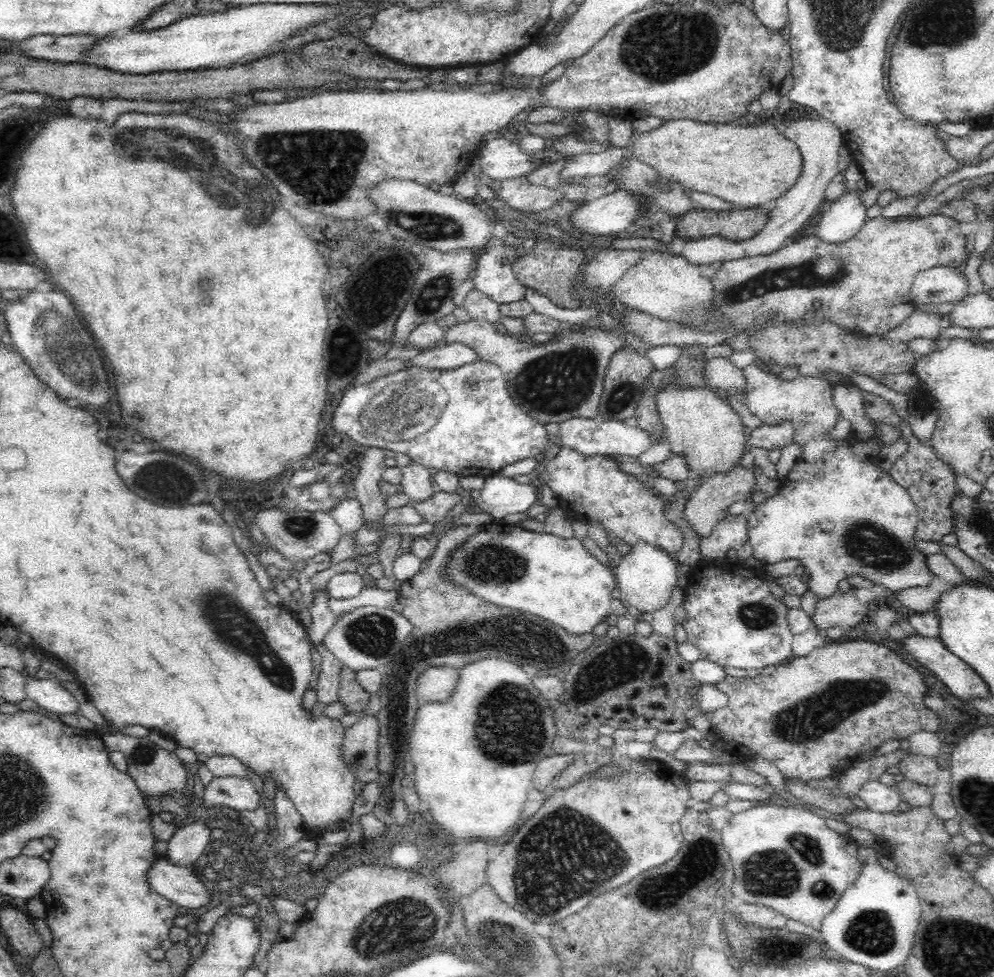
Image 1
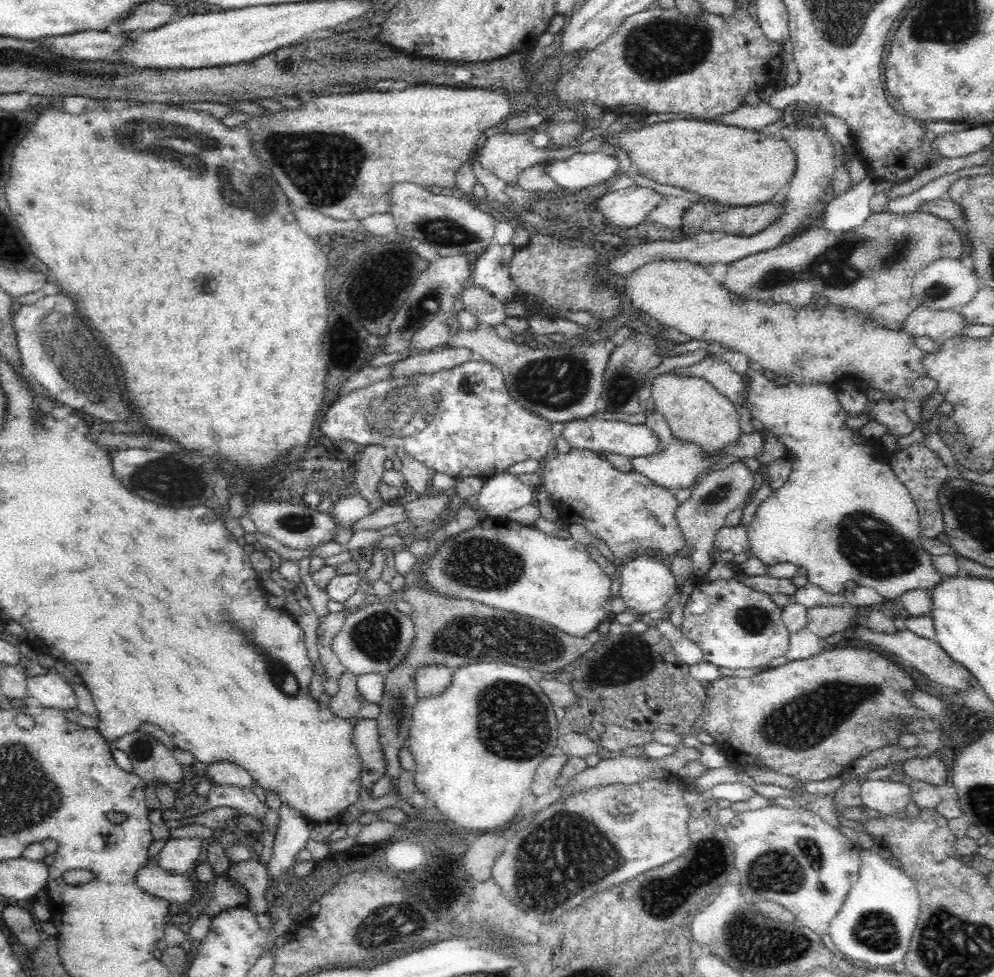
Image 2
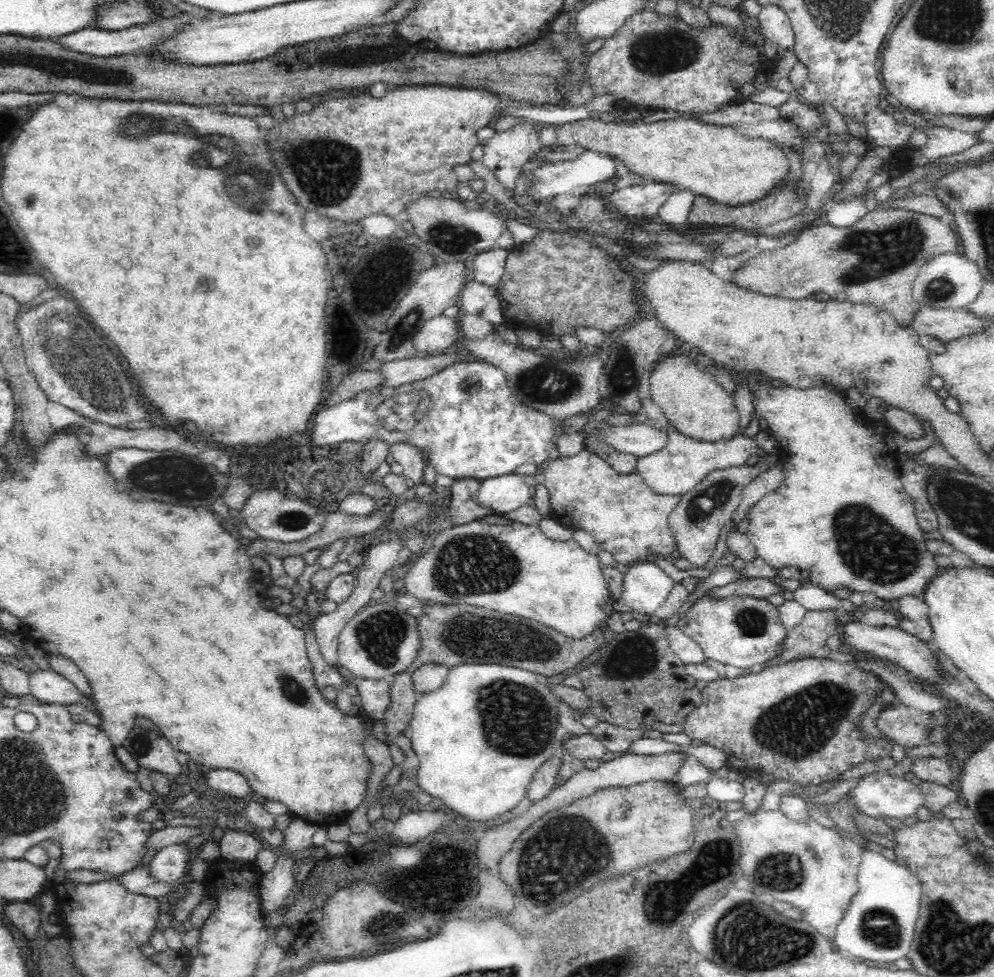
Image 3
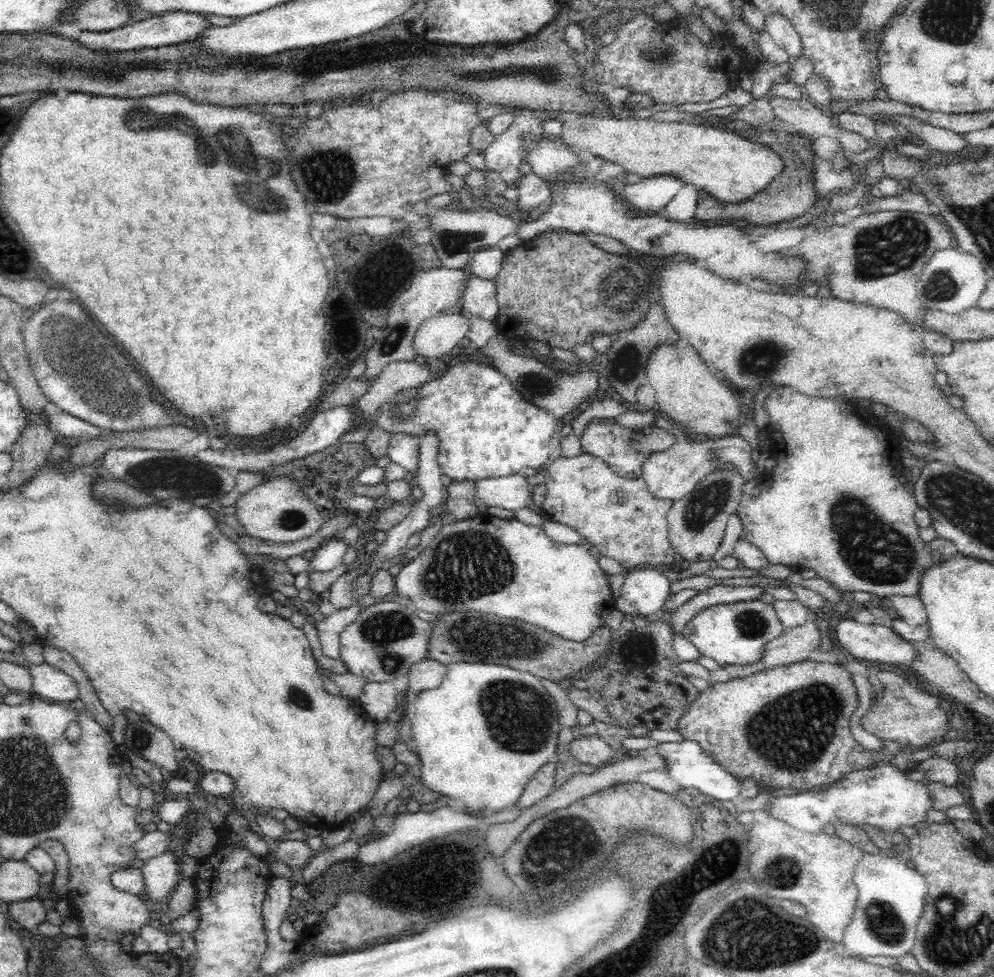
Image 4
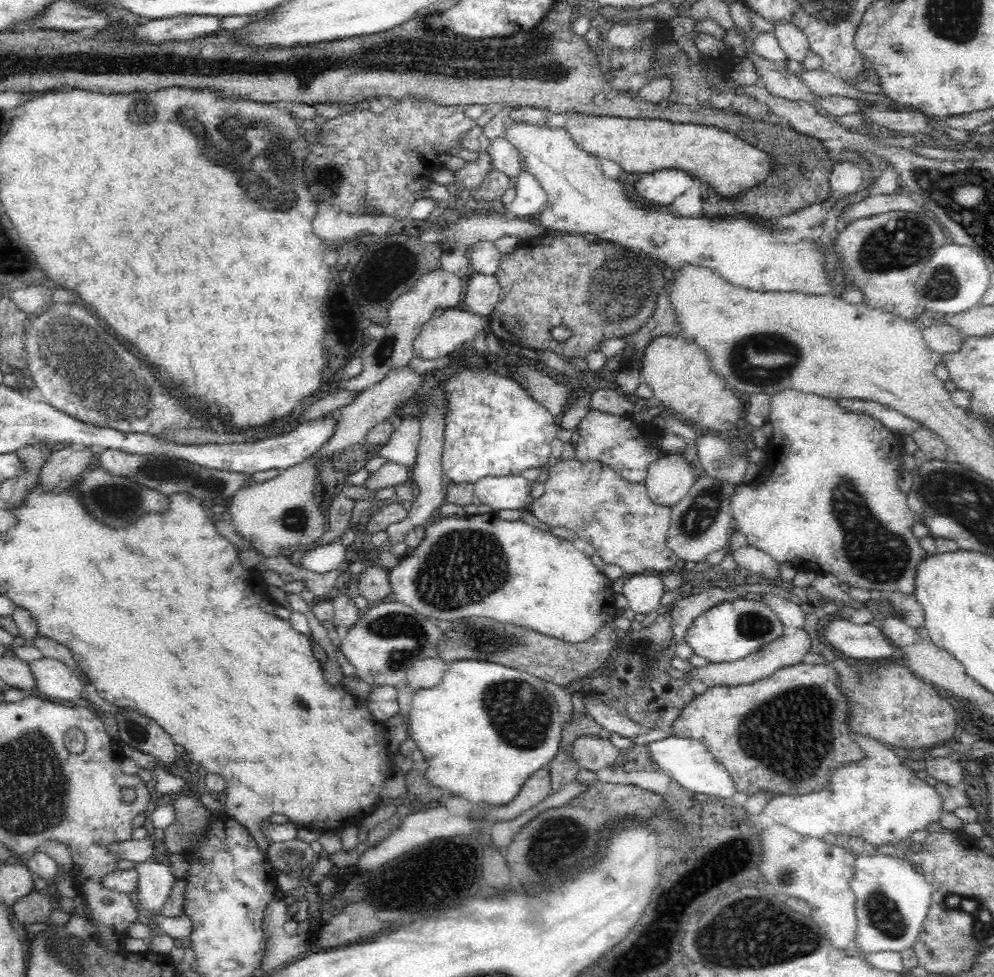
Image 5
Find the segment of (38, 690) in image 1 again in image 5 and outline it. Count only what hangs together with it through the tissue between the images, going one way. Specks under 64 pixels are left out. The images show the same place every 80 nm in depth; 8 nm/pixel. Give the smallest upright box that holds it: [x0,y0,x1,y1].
[29,657,82,700]

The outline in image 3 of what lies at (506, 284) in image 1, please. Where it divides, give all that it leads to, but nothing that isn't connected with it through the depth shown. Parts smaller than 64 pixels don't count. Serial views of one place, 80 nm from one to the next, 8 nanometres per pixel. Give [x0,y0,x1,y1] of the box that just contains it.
[469,245,508,287]

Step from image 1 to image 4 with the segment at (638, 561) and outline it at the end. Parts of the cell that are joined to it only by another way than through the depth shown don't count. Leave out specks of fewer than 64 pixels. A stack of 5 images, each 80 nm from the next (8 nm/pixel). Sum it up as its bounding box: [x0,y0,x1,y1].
[621,570,670,616]

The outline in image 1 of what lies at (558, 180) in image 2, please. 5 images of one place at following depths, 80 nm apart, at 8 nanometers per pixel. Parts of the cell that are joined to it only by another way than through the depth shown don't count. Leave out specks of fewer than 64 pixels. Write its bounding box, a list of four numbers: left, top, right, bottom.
[560,145,630,180]

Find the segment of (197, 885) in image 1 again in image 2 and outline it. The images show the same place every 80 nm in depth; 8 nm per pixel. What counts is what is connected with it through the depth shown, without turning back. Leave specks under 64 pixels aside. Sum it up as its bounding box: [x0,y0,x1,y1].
[136,861,194,902]

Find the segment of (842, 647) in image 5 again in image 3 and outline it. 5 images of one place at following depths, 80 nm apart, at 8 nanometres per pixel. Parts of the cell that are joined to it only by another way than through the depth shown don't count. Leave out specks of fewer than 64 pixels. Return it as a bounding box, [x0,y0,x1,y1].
[842,622,941,684]

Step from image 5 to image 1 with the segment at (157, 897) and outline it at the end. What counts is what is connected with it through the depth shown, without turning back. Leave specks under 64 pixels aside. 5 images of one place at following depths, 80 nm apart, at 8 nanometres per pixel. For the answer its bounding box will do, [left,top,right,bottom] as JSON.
[163,819,211,869]

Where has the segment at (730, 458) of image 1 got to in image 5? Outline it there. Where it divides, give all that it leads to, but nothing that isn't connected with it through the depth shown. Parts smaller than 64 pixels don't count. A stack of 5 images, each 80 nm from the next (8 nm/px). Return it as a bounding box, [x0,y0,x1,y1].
[640,334,742,434]

